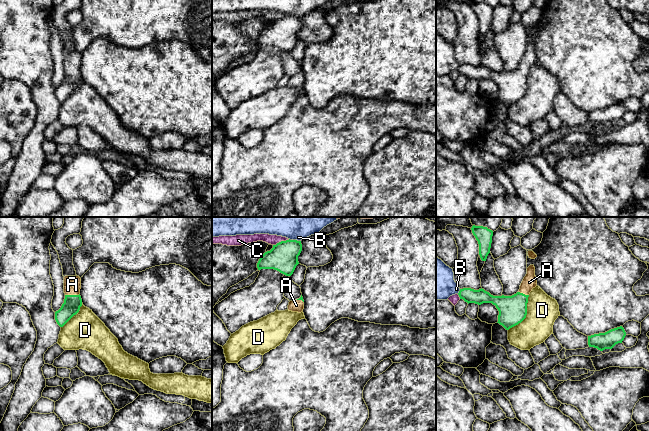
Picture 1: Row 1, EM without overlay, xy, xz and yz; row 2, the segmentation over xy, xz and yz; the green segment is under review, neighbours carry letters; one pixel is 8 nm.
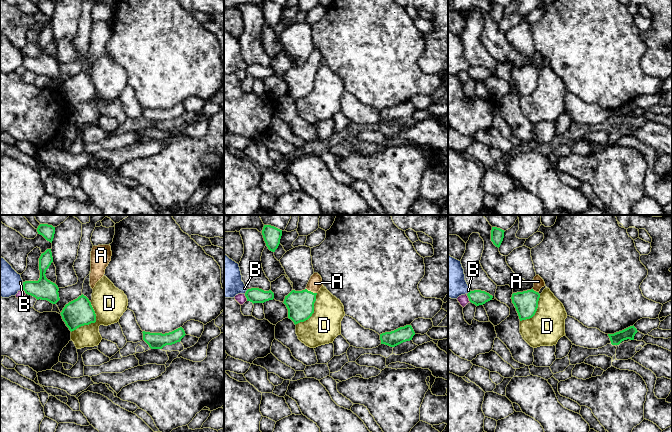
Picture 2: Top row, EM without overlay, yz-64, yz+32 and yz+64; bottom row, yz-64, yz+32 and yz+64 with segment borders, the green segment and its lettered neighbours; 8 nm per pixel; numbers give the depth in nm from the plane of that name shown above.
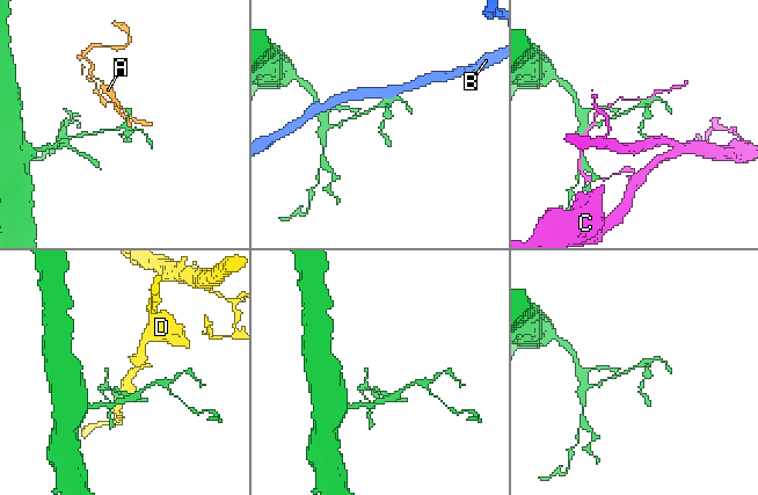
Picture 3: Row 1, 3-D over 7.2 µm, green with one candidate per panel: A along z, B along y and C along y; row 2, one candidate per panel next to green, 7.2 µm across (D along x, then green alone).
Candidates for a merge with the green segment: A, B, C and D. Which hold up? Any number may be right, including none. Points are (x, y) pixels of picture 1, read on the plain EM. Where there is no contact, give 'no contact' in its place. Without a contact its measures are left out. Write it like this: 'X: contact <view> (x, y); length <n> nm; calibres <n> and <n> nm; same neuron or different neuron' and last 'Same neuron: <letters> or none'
A: contact xy (72, 71); length 120 nm; calibres 140 and 140 nm; same neuron
B: contact xz (295, 16); length 100 nm; calibres 240 and 130 nm; different neuron
C: contact xz (281, 17); length 140 nm; calibres 240 and 80 nm; different neuron
D: contact yz (526, 90); length 340 nm; calibres 220 and 260 nm; different neuron
Same neuron: A

